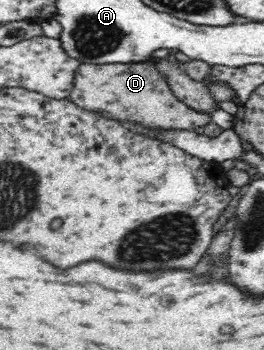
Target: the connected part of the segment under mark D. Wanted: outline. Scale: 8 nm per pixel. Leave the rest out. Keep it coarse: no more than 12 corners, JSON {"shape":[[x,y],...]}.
{"shape":[[153,62],[80,64],[68,97],[160,131],[211,123]]}

